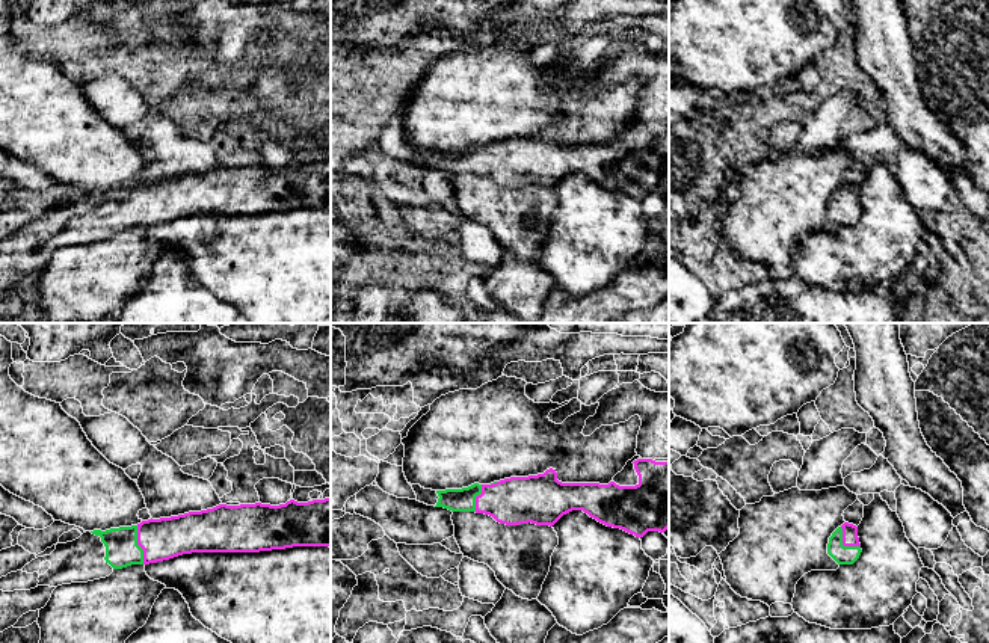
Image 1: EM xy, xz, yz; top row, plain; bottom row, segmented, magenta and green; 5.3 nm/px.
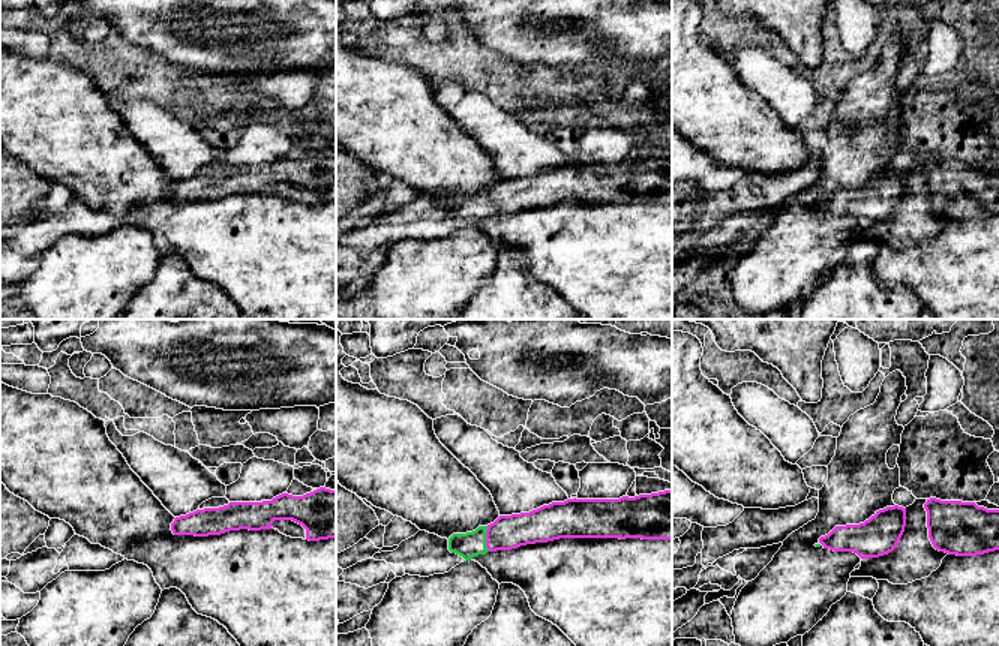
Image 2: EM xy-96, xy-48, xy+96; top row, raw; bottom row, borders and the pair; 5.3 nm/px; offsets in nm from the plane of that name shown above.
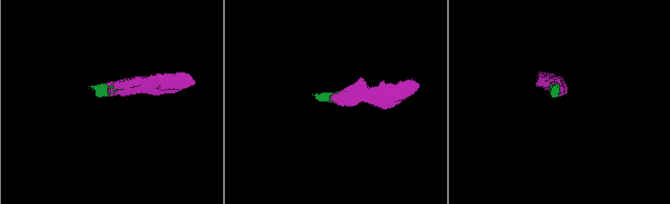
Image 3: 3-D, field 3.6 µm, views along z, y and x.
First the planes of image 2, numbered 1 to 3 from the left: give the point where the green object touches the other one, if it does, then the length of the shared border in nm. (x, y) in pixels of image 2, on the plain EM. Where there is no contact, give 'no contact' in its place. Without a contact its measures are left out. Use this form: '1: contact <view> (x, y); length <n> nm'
1: no contact
2: contact xy-48 (486, 203); length 140 nm
3: no contact

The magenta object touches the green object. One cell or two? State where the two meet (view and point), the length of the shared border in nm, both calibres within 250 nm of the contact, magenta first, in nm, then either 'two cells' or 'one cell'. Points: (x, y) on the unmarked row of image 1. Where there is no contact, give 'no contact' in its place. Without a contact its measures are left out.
meets magenta in xy at (138, 206); contact 220 nm long; 220 nm thick on the magenta side, 180 nm on the other; one cell

